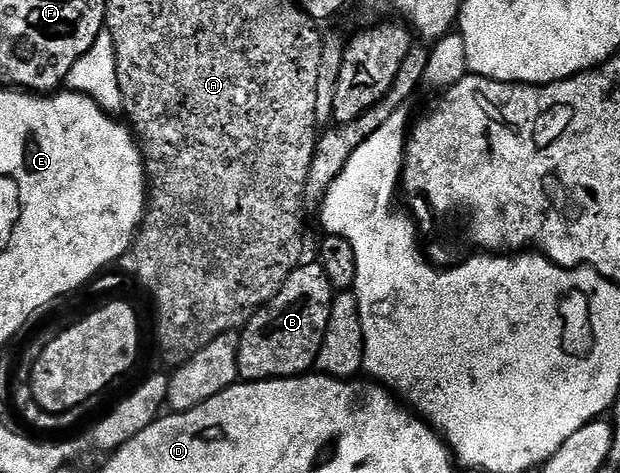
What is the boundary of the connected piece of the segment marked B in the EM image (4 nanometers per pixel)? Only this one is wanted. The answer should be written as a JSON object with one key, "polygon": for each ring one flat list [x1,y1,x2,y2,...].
{"polygon":[[304,261,281,284,277,296,269,300,255,315,247,321,239,334,239,352,237,368,239,377,245,382,272,382,278,378,298,378,308,373,315,366,317,356,321,352,321,340,325,340,325,328,329,328,329,312,331,301,336,291,329,276,325,276,325,268,318,261]]}

